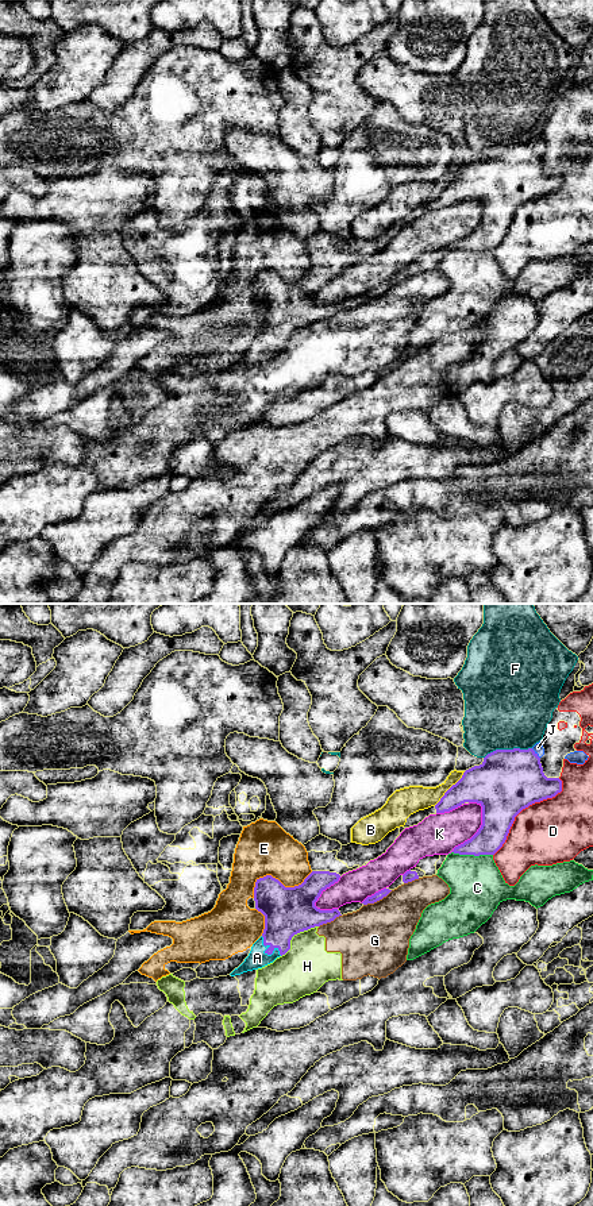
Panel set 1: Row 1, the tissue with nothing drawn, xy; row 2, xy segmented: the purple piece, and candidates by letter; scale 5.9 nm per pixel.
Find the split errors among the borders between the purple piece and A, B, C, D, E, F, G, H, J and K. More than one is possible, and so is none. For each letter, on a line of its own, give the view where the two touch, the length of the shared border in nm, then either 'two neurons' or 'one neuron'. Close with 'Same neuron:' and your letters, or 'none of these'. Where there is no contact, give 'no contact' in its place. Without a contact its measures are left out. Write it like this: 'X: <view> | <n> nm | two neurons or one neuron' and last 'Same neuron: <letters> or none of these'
A: xy | 170 nm | one neuron
B: xy | 280 nm | two neurons
C: xy | 240 nm | two neurons
D: xy | 600 nm | two neurons
E: xy | 400 nm | two neurons
F: xy | 300 nm | two neurons
G: xy | 200 nm | two neurons
H: xy | 300 nm | two neurons
J: xy | 80 nm | two neurons
K: xy | 340 nm | two neurons
Same neuron: A

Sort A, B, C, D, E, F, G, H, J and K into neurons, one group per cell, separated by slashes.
A / B / C / D / E / F / G H / J / K

